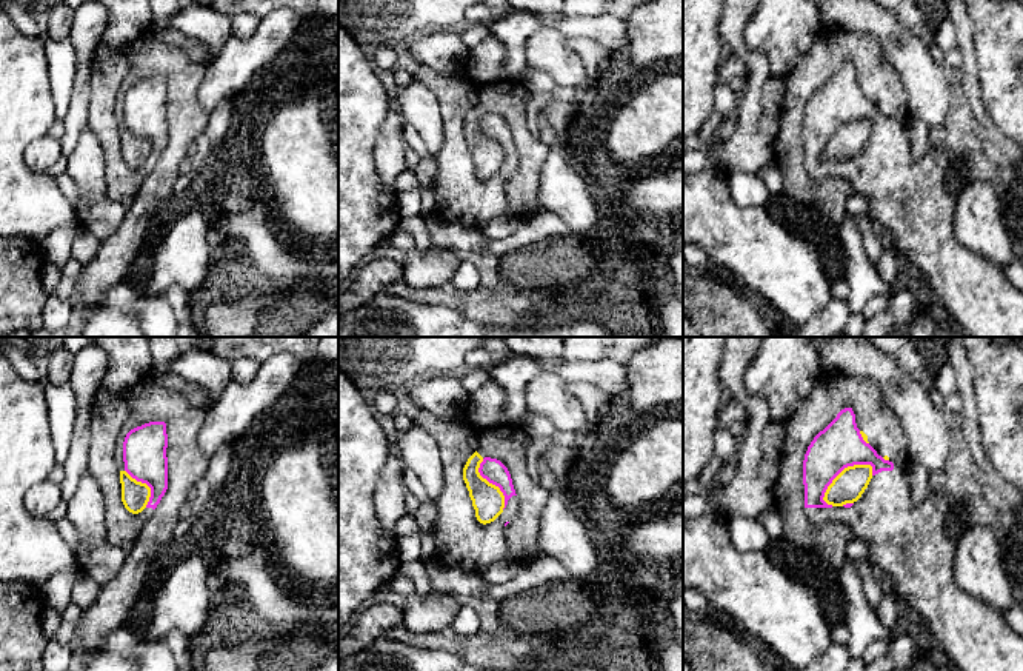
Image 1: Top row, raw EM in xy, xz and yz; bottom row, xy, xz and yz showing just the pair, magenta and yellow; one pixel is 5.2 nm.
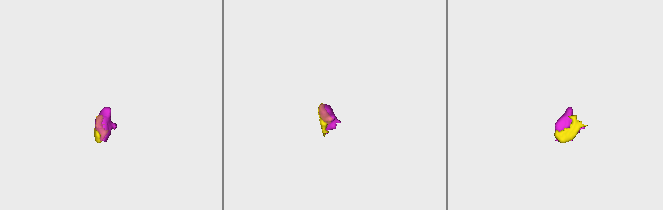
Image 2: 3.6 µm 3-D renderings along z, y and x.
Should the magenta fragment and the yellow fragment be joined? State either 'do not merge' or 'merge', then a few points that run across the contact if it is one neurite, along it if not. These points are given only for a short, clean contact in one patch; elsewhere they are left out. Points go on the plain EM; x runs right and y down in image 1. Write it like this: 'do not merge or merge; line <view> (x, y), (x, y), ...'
do not merge

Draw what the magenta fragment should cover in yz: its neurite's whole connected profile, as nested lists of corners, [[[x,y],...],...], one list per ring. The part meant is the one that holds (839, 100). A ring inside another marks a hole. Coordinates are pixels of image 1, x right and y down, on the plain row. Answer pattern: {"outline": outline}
{"outline": [[[852,63],[841,65],[837,72],[820,86],[805,109],[803,115],[805,168],[815,180],[841,177],[849,182],[851,195],[865,195],[869,200],[868,219],[877,228],[891,234],[891,243],[911,263],[920,268],[932,282],[938,309],[948,323],[963,337],[1023,337],[1023,291],[1017,289],[1005,275],[1005,271],[992,262],[961,246],[954,235],[952,223],[955,215],[957,195],[948,183],[954,165],[954,154],[948,146],[940,149],[928,148],[920,160],[912,159],[908,123],[885,115],[863,95],[855,78]],[[871,120],[872,134],[854,159],[843,162],[828,160],[823,152],[832,135],[848,122]]]}

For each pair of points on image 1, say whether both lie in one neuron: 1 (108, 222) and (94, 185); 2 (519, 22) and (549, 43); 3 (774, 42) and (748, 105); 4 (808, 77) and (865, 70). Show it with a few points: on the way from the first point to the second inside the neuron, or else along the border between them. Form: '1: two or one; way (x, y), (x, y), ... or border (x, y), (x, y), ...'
1: two; border (105, 196), (86, 208), (76, 210)
2: two; border (545, 23), (526, 43), (526, 63)
3: two; border (745, 28), (743, 43), (765, 56), (769, 74)
4: one; way (822, 63), (828, 57), (851, 57)

